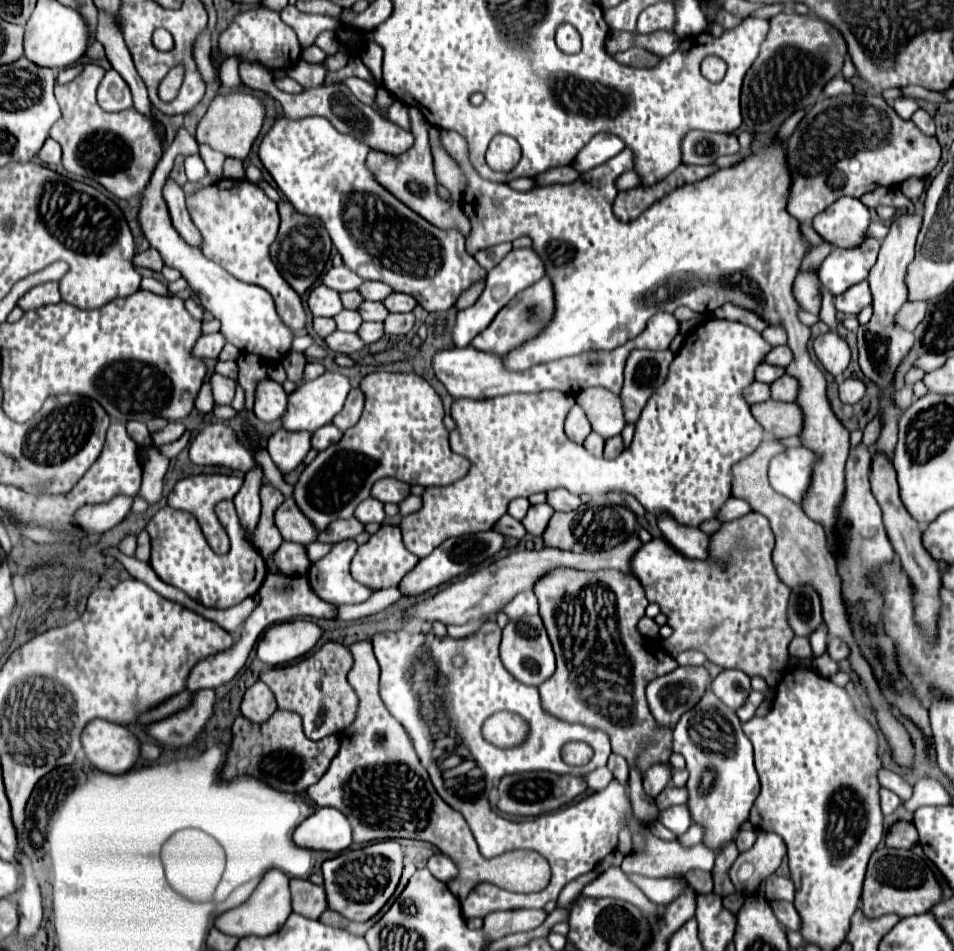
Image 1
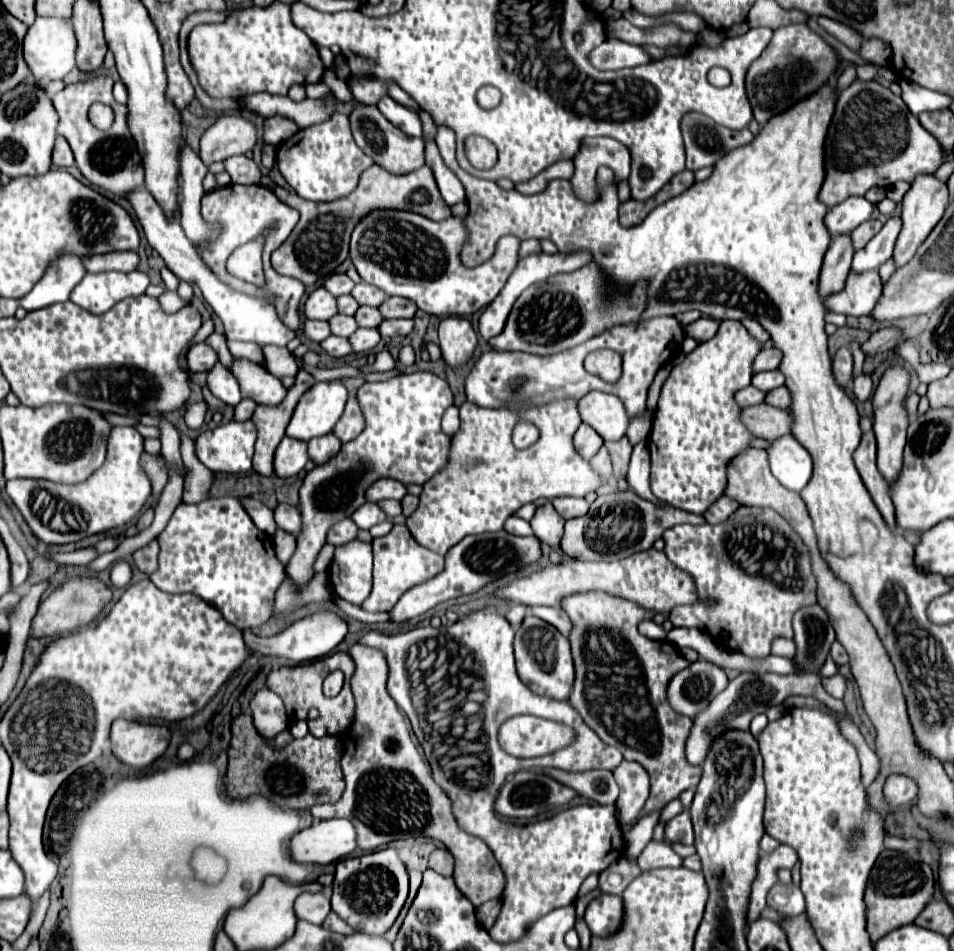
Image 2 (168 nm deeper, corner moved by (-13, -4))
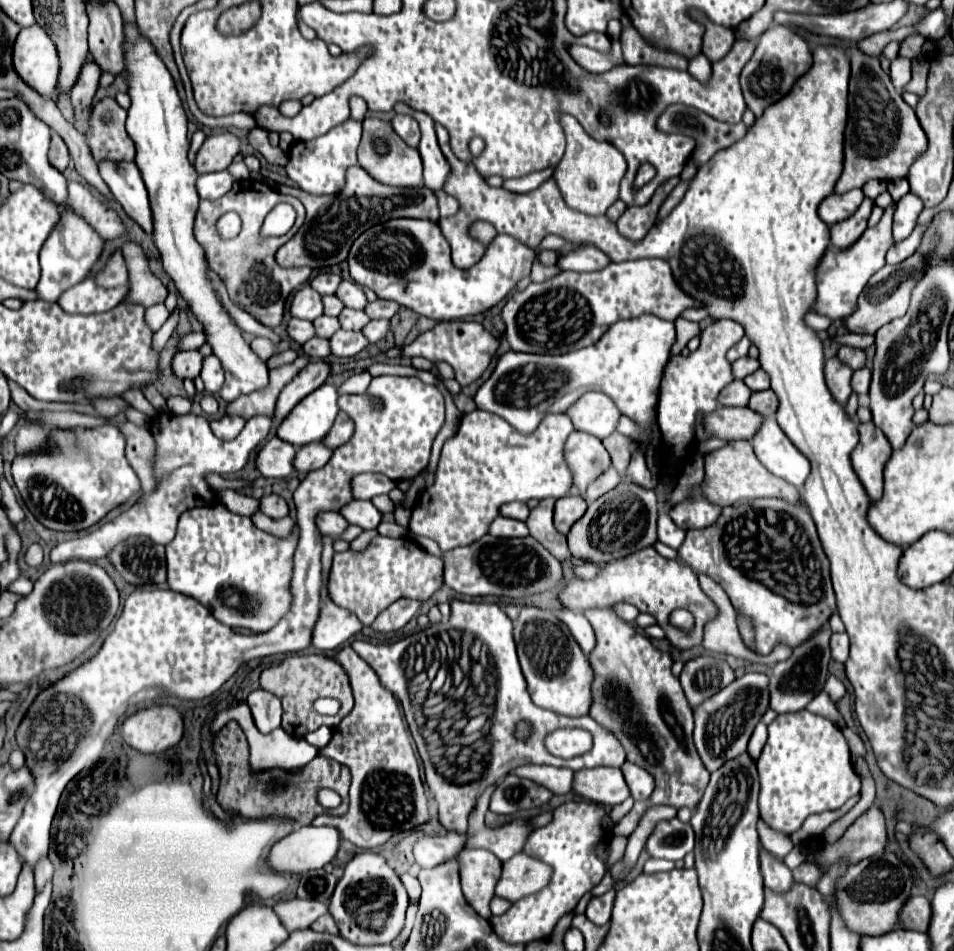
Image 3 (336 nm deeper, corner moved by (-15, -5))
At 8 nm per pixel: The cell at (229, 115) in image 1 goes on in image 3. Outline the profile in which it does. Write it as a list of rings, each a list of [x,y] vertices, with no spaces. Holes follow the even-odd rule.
[[[222,131],[222,133],[210,135],[206,137],[204,145],[196,155],[196,171],[200,175],[224,171],[238,153],[240,153],[240,139],[234,133]]]

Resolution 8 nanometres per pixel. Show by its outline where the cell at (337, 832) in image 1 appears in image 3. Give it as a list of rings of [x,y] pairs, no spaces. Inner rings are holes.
[[[304,825],[298,831],[292,831],[284,839],[280,839],[268,853],[268,865],[274,871],[282,873],[306,873],[312,869],[322,869],[326,863],[330,863],[338,849],[340,849],[340,831],[332,825],[326,827],[314,827],[314,825]]]

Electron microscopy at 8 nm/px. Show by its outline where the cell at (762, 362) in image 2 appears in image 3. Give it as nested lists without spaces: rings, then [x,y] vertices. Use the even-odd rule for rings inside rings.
[[[742,357],[742,359],[738,359],[738,361],[732,363],[732,369],[734,369],[734,377],[736,379],[744,379],[744,377],[748,377],[754,371],[760,369],[760,361],[752,359],[752,357]]]

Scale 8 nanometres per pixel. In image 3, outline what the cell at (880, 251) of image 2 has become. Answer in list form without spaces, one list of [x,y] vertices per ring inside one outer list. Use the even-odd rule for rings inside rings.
[[[908,193],[904,195],[898,203],[896,203],[896,211],[894,211],[894,227],[892,227],[892,245],[898,245],[900,241],[904,241],[914,225],[916,225],[916,219],[922,211],[922,203],[916,195]]]

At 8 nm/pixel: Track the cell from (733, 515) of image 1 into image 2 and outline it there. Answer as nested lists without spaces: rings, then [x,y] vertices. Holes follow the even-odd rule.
[[[720,496],[720,498],[718,498],[702,516],[706,518],[708,524],[718,524],[718,522],[726,520],[738,506],[740,506],[740,504],[736,504],[734,500],[726,498],[726,496]]]

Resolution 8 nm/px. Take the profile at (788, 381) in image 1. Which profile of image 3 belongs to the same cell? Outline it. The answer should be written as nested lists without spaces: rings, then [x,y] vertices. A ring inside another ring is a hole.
[[[766,389],[766,391],[758,391],[750,397],[750,403],[748,407],[752,407],[756,413],[768,417],[768,415],[774,415],[778,411],[778,397],[772,389]]]

